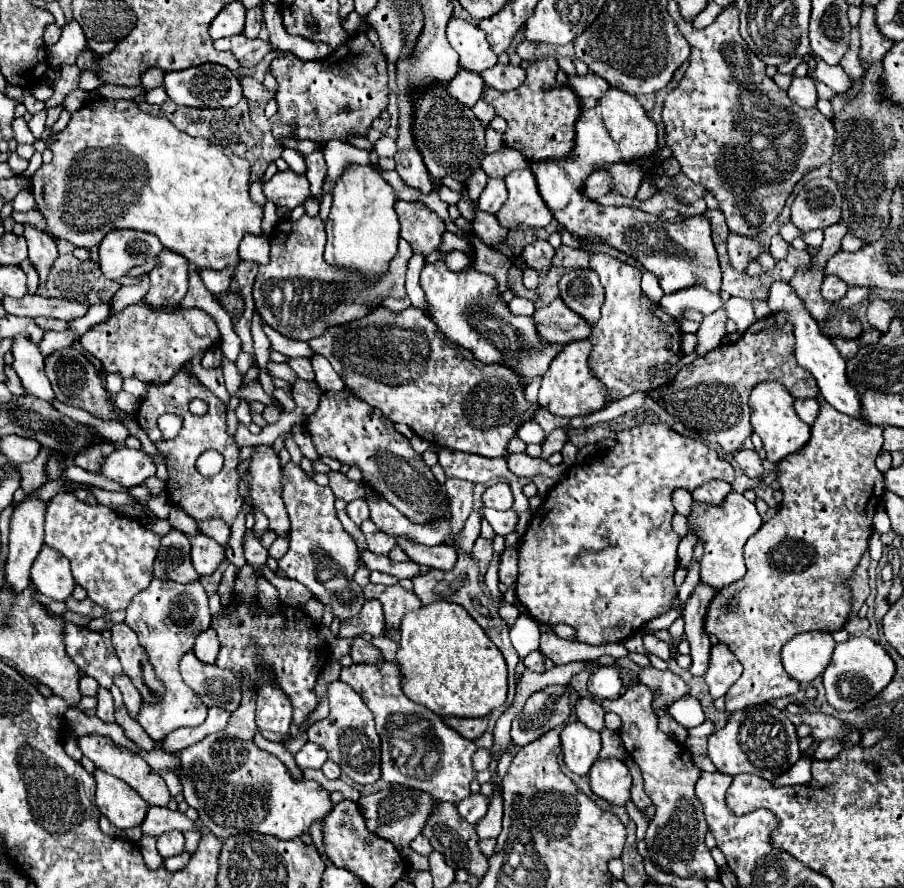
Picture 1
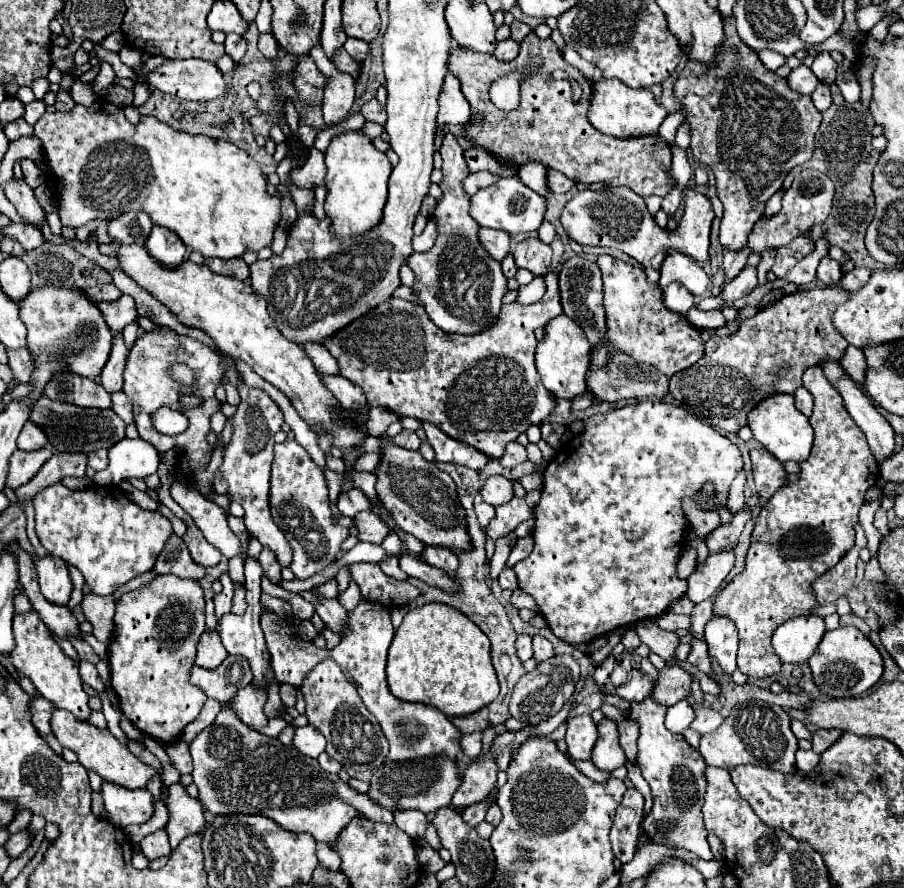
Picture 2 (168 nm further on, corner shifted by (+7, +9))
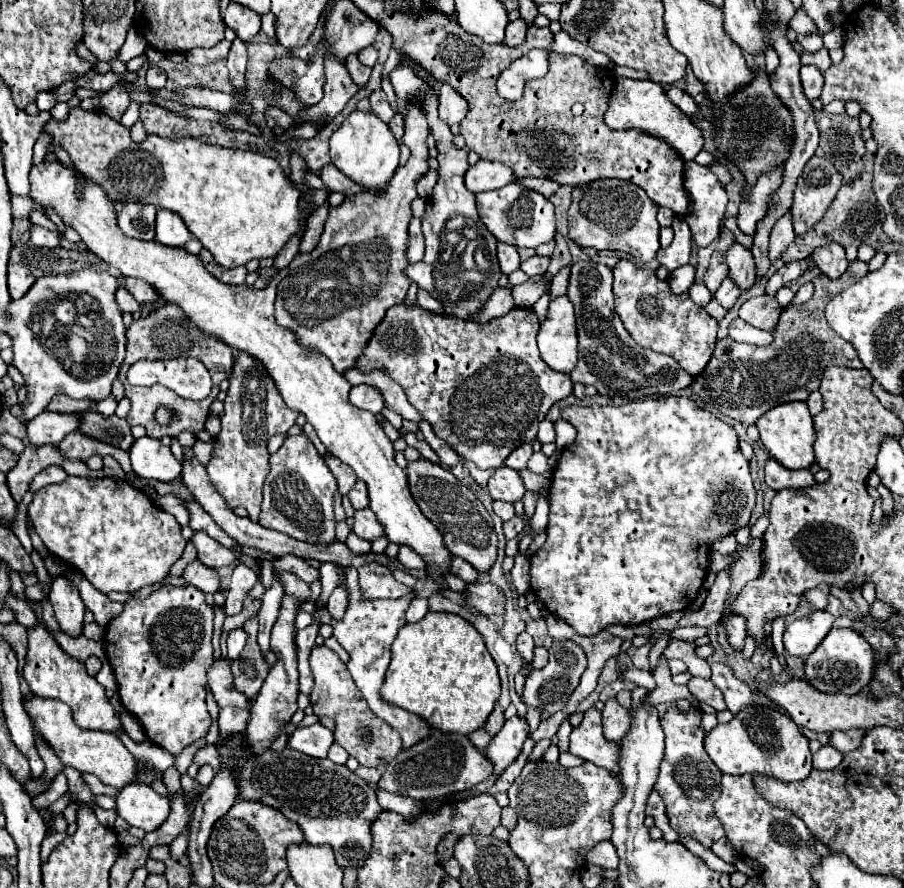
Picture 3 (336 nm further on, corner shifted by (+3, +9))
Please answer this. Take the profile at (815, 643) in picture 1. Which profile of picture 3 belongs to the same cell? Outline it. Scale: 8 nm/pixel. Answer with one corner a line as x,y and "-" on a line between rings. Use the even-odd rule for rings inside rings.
815,611
807,617
793,621
783,633
785,653
791,657
807,659
817,649
817,645
825,639
833,621
835,617
827,611

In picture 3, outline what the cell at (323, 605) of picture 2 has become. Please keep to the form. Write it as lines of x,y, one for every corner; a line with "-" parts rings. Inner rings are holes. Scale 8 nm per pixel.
287,573
285,593
291,595
291,597
297,597
297,599
303,599
303,601
311,601
311,589
309,589
309,585
305,581
301,581
293,573

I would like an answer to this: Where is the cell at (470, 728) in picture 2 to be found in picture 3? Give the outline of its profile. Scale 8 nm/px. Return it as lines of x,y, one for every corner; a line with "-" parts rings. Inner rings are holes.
495,705
493,713
487,717
483,729
485,729
489,735
495,735
495,733
503,727
503,723
505,723
505,719
503,719
503,709
501,709
499,705

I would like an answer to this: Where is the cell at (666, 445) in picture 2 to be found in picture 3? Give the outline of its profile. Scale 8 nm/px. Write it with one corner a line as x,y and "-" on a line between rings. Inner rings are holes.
689,397
641,399
641,401
631,401
631,403
627,403
627,405
621,405
621,407
611,407
611,405
607,405
607,407
599,407
599,405
595,405
595,407
579,407
579,405
573,405
573,407
567,407
567,409
563,411
563,419
569,421
569,423
577,429
577,439
575,439
575,443
573,443
571,447
563,449
563,453
561,453
561,457
559,457
555,469
553,469
553,479
551,479
551,489
549,489
549,509
551,509
551,513
549,513
549,523
547,523
547,541
545,541
543,547
531,557
531,589
533,589
533,593
545,603
545,607
547,607
555,617
563,619
563,621
565,621
567,625
571,625
579,635
587,635
587,637
597,635
599,631
603,631
603,629
609,627
609,625
617,625
617,623
621,623
621,625
639,625
639,623
651,621
651,619
655,619
655,617
661,617
661,615
665,615
665,613
673,613
673,611
683,611
683,609
687,609
687,607
695,601
695,597
697,597
697,593
699,593
699,589
701,589
701,585
703,585
703,579
705,579
705,575
707,575
707,569
709,569
709,545
711,545
717,537
723,537
725,533
735,533
739,527
749,525
749,517
751,517
751,511
753,511
753,507
755,507
755,489
753,489
753,479
751,479
749,463
743,459
743,455
741,455
741,451
739,451
739,439
737,439
733,427
727,425
725,421
717,419
713,413
709,413
709,411
705,411
705,409
701,409
701,407
697,407
697,403
693,403
-
647,609
651,609
651,611
653,611
653,609
663,609
665,613
643,613
643,611
647,611

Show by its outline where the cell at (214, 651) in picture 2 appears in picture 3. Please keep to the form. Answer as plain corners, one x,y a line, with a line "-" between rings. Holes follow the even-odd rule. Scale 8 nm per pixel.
225,657
213,659
211,667
207,669
207,681
209,681
209,689
219,707
225,707
225,705
245,707
247,705
247,697
231,687
233,677
231,677
229,661

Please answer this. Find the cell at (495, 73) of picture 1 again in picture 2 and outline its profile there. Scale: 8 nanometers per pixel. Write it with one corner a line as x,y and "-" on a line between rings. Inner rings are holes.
509,37
509,39
497,43
497,49
495,49
493,55
495,55
497,59
501,59
501,61
511,61
511,59
517,57
517,53
519,53
519,43

